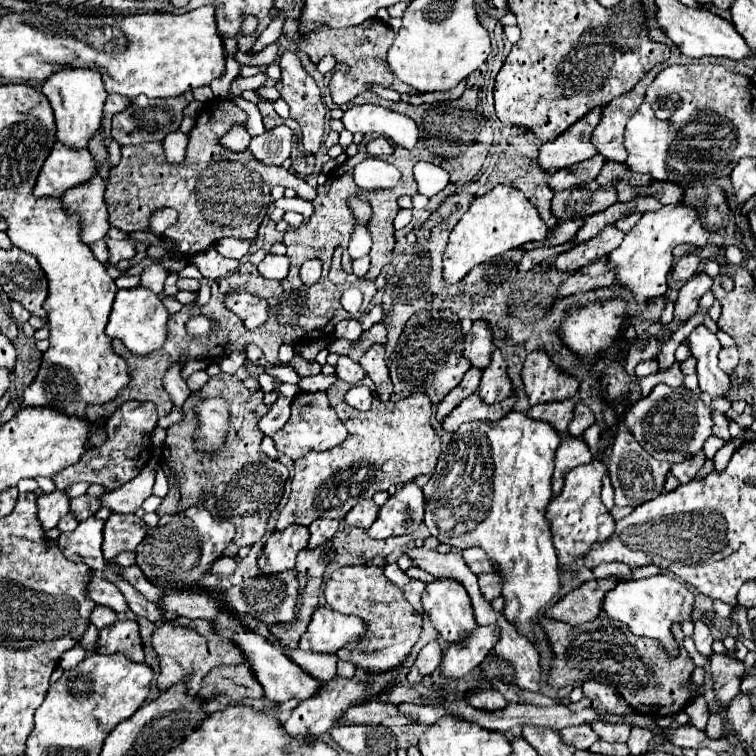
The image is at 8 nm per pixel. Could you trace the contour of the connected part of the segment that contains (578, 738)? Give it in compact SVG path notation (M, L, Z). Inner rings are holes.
M590 725L566 727L566 729L560 731L560 735L562 735L562 741L564 743L568 743L572 747L578 747L578 749L590 749L590 745L600 739Z

